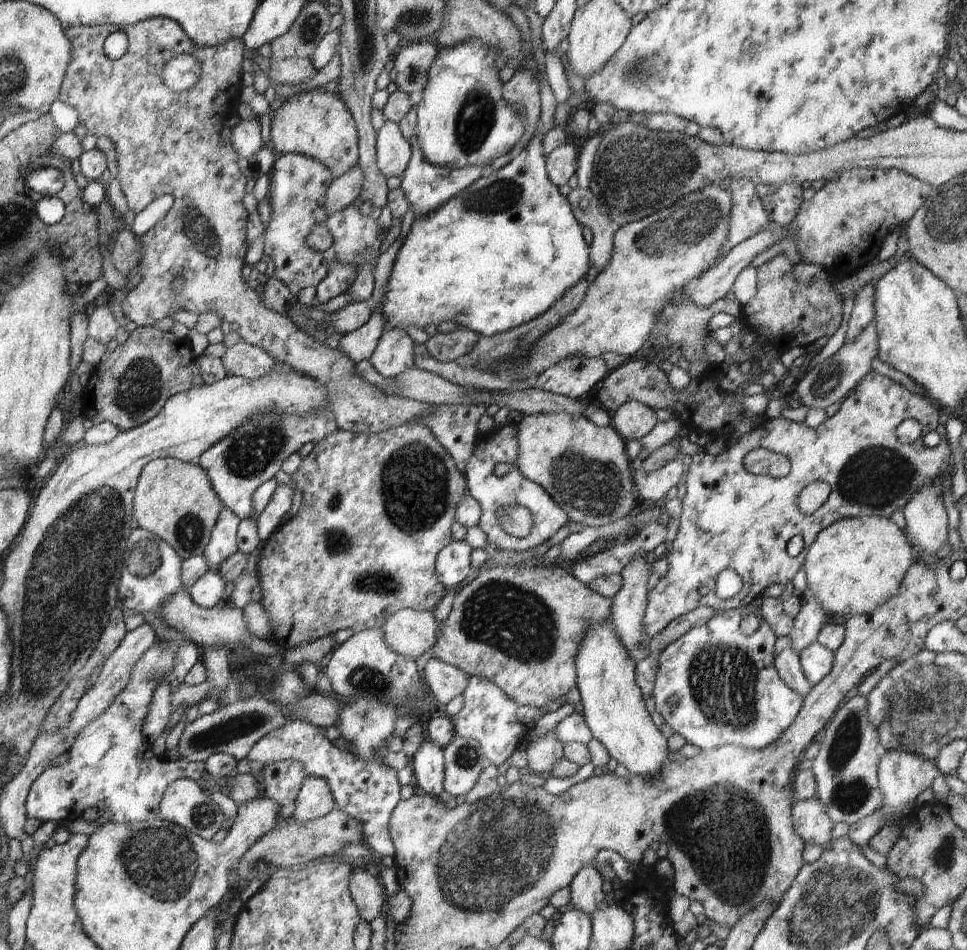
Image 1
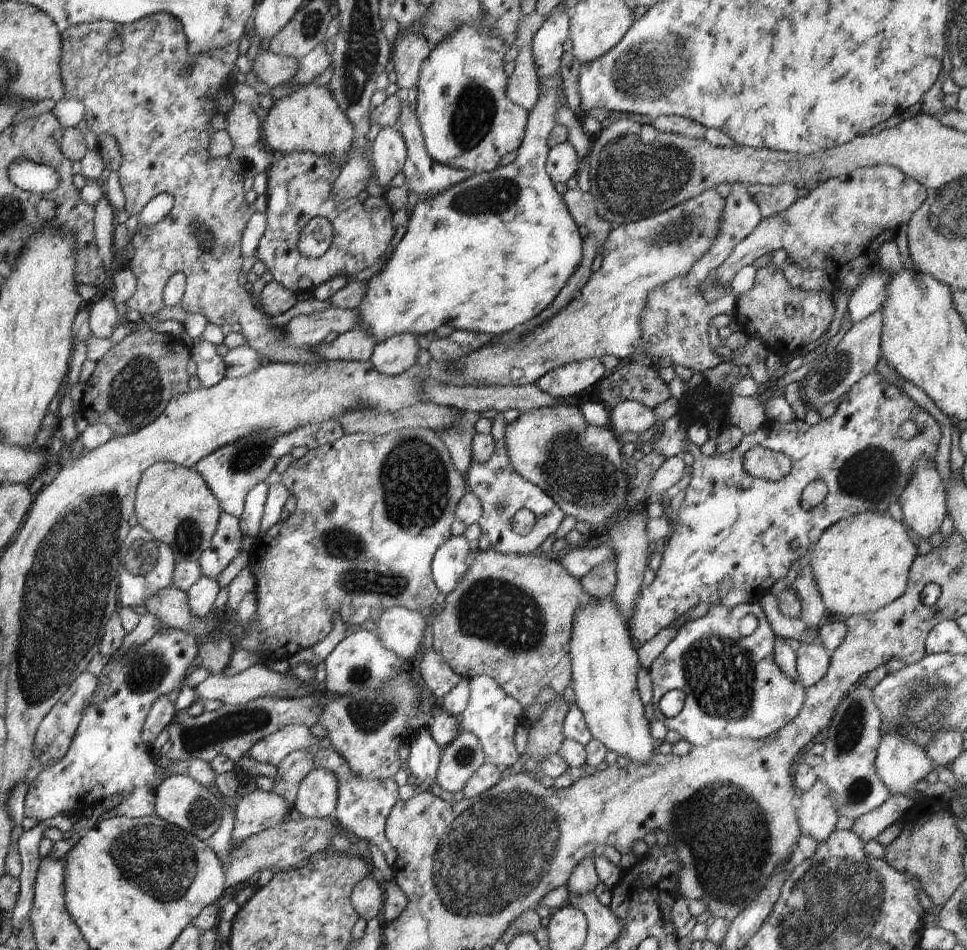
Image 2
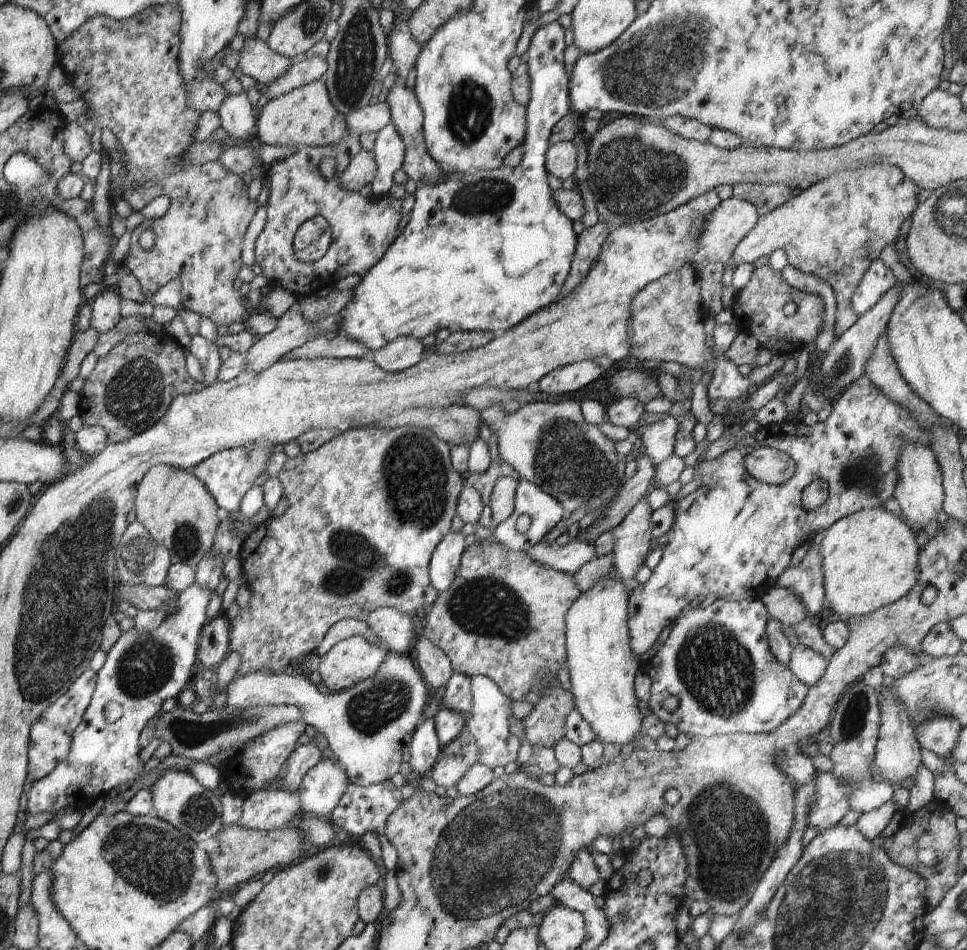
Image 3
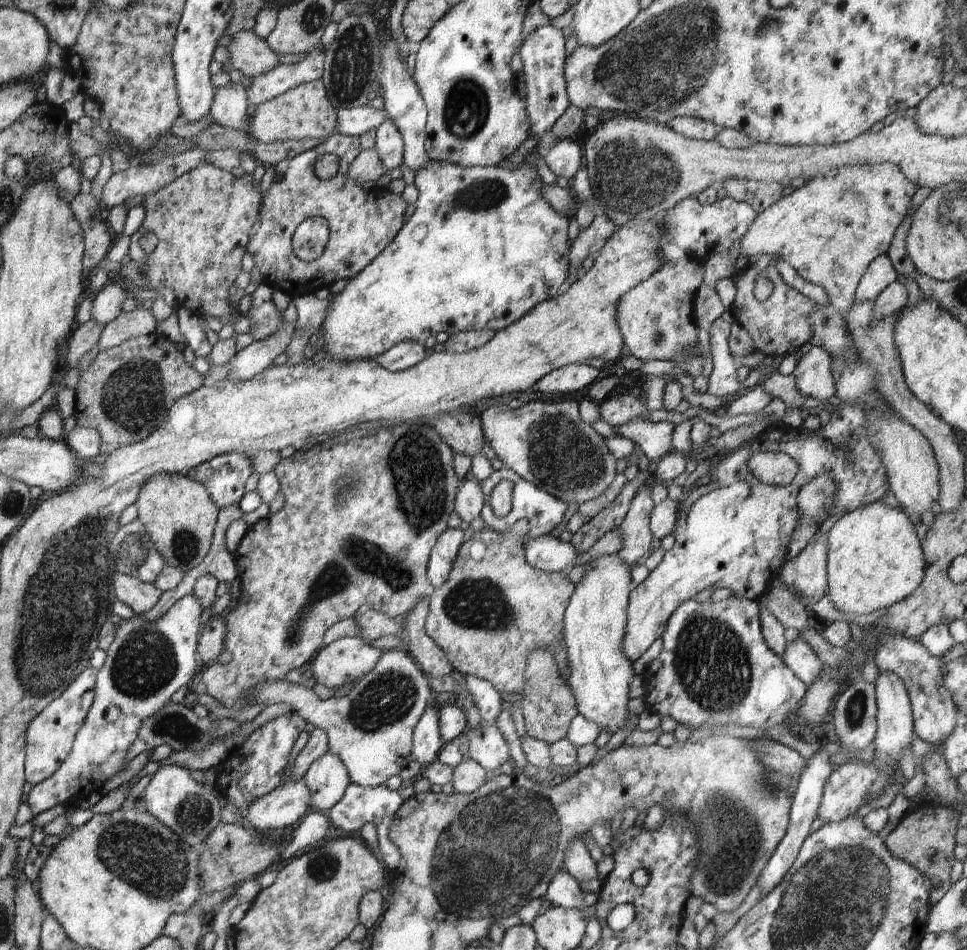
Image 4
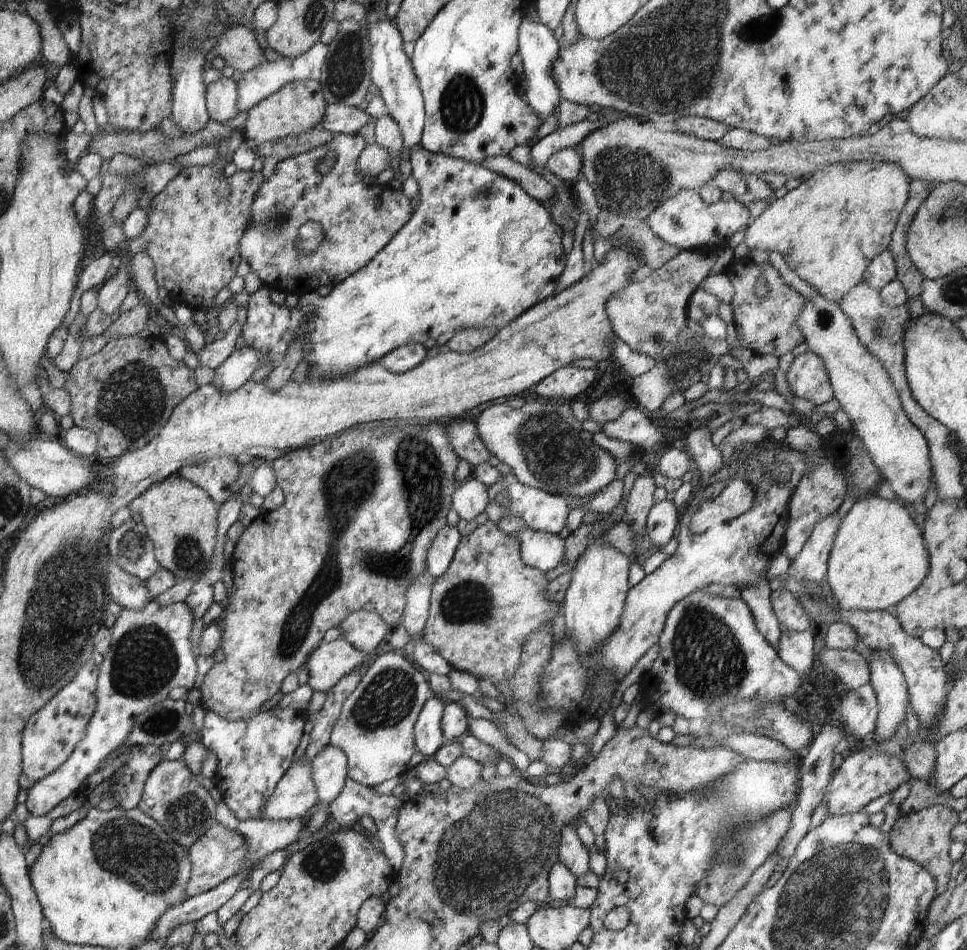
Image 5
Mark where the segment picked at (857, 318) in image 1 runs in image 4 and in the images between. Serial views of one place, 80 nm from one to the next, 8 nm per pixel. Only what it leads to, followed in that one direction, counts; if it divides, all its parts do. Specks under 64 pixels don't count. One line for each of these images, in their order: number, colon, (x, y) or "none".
2: (868, 296)
3: (879, 278)
4: (880, 273)

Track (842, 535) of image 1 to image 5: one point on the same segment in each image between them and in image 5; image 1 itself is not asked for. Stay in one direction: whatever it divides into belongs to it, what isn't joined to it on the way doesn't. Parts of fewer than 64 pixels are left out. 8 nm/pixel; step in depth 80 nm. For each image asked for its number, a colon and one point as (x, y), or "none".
2: (862, 563)
3: (869, 559)
4: (874, 558)
5: (878, 558)

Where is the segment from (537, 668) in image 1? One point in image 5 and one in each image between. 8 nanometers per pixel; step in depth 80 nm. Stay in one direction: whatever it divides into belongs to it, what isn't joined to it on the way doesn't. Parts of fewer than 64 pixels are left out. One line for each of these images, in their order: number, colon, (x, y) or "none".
2: (509, 617)
3: (504, 617)
4: (495, 609)
5: (488, 601)

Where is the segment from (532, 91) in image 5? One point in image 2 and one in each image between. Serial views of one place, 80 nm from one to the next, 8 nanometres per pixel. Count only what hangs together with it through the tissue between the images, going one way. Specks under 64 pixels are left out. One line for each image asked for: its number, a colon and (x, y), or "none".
2: (491, 252)
3: (482, 252)
4: (543, 54)

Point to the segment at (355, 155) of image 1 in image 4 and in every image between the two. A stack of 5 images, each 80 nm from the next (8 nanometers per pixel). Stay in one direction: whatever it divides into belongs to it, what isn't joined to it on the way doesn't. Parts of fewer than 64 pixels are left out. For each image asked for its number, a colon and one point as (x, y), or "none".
2: (309, 119)
3: (305, 117)
4: (303, 112)

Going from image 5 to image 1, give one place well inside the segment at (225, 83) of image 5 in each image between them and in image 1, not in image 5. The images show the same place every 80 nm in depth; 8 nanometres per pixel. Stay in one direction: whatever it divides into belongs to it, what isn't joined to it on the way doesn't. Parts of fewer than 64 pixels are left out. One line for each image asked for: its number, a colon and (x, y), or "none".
1: (245, 138)
2: (243, 126)
3: (236, 115)
4: (229, 105)

